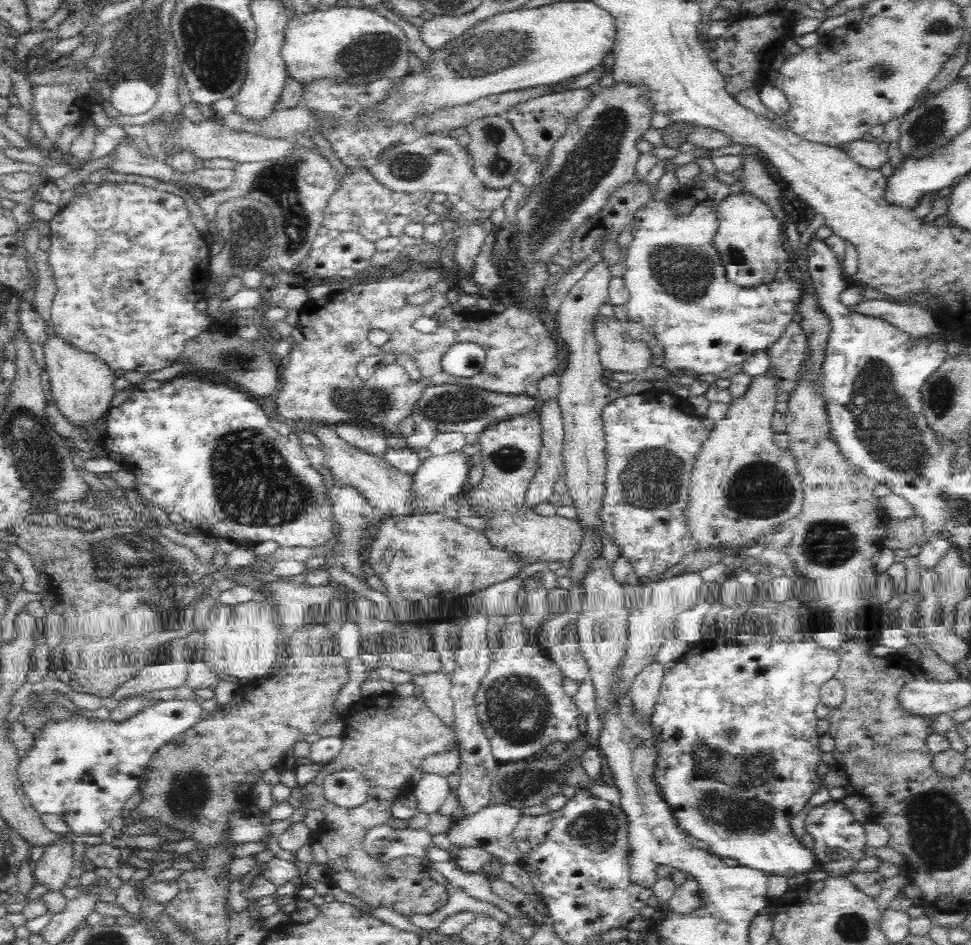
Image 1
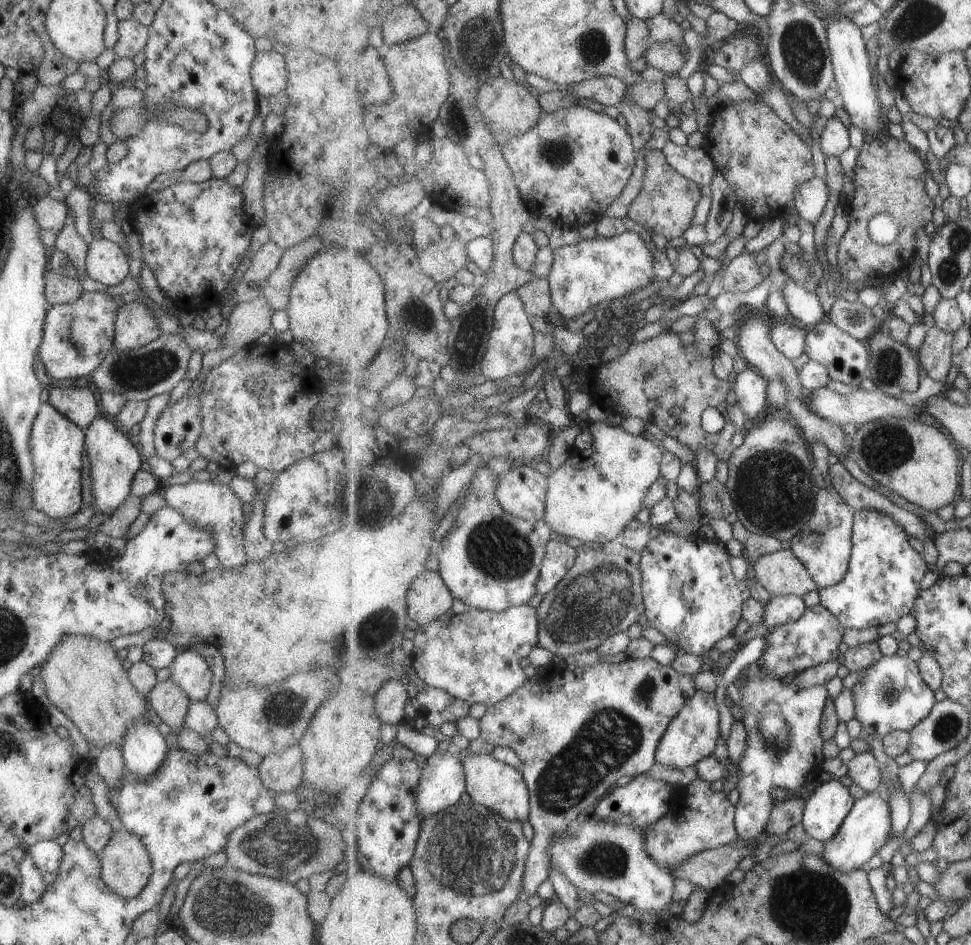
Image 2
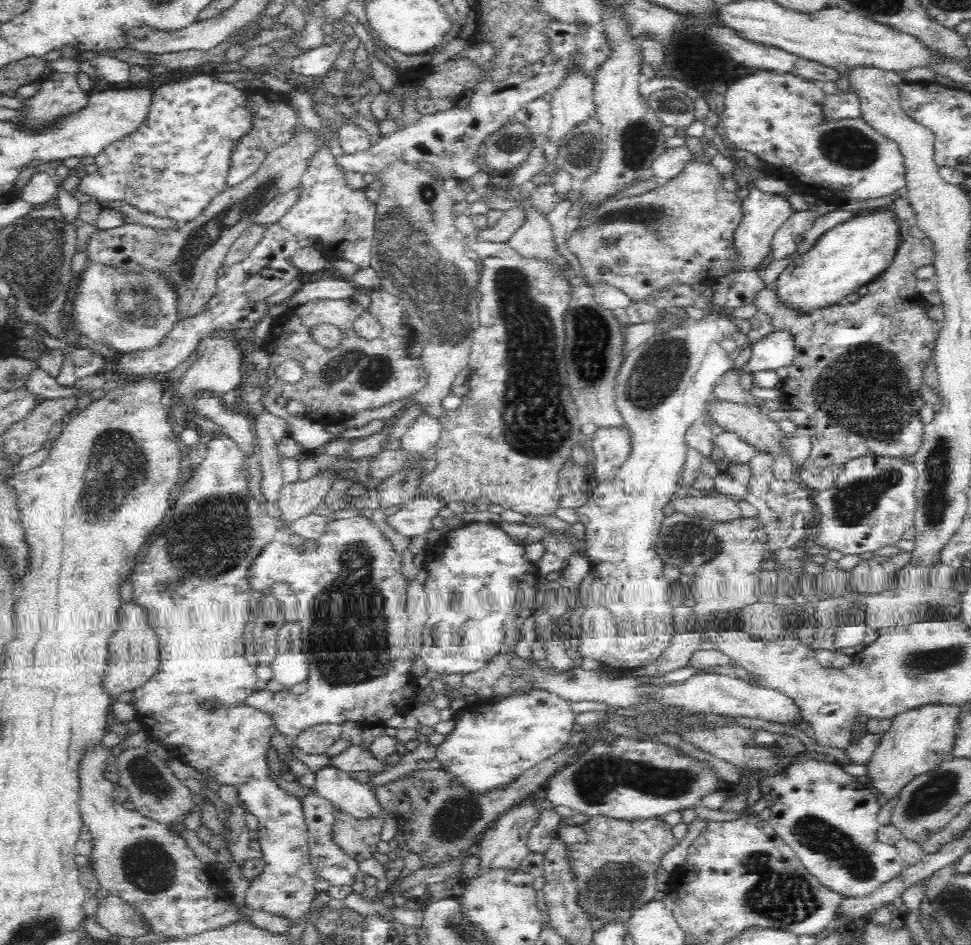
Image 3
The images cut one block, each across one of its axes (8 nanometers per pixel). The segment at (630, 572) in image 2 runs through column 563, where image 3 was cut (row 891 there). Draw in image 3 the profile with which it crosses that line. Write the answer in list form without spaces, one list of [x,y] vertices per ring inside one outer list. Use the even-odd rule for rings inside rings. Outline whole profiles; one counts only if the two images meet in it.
[[[595,816],[581,824],[581,828],[587,841],[571,844],[569,855],[584,912],[605,922],[628,924],[638,908],[660,896],[656,889],[660,859],[679,843],[672,834],[672,826],[662,818],[628,821]]]

